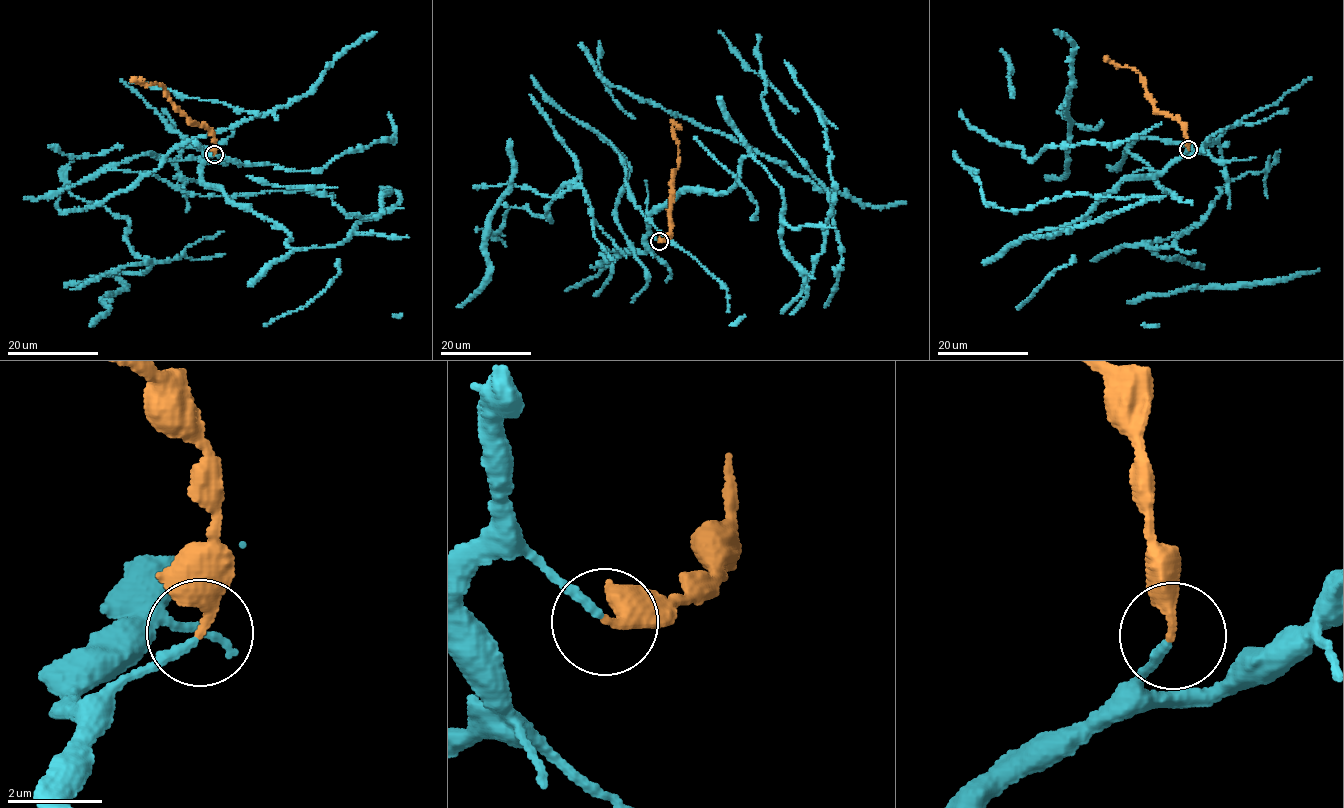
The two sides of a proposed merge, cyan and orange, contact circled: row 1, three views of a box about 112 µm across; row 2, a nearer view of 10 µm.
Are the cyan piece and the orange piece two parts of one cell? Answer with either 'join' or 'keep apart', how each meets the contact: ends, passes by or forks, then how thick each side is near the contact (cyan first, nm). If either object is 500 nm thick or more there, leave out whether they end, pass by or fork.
join; cyan ends; orange ends; calibres 190 and 300 nm

